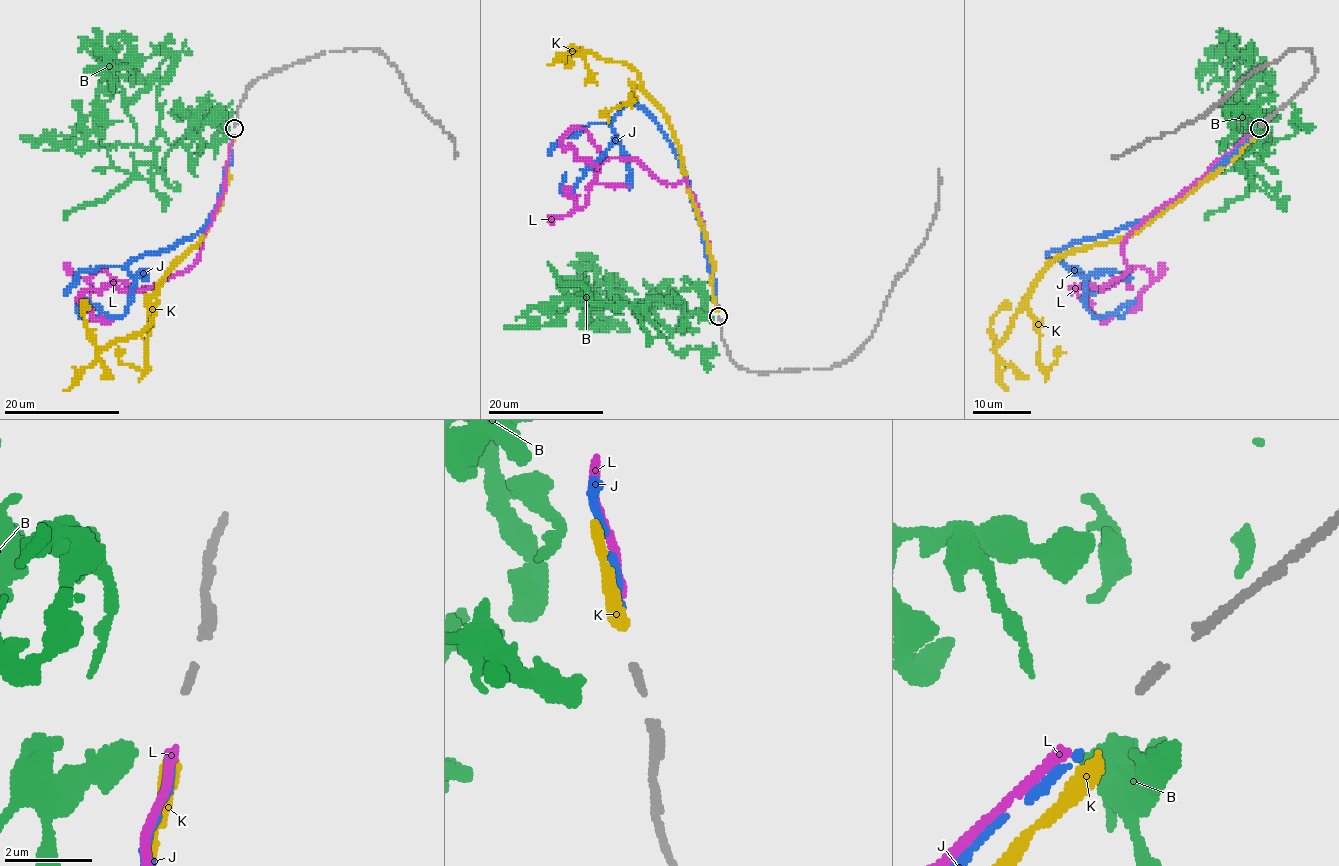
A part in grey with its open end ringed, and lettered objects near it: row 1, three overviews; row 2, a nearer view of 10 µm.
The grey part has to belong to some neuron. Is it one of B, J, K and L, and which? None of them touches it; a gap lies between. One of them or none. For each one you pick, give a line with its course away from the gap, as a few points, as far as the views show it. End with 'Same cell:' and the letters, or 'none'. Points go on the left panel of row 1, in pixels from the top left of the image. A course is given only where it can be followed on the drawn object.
J: Its course: (234, 135), (216, 207), (205, 223), (189, 239), (128, 263), (131, 303), (121, 316), (80, 301), (82, 316)
Same cell: J

